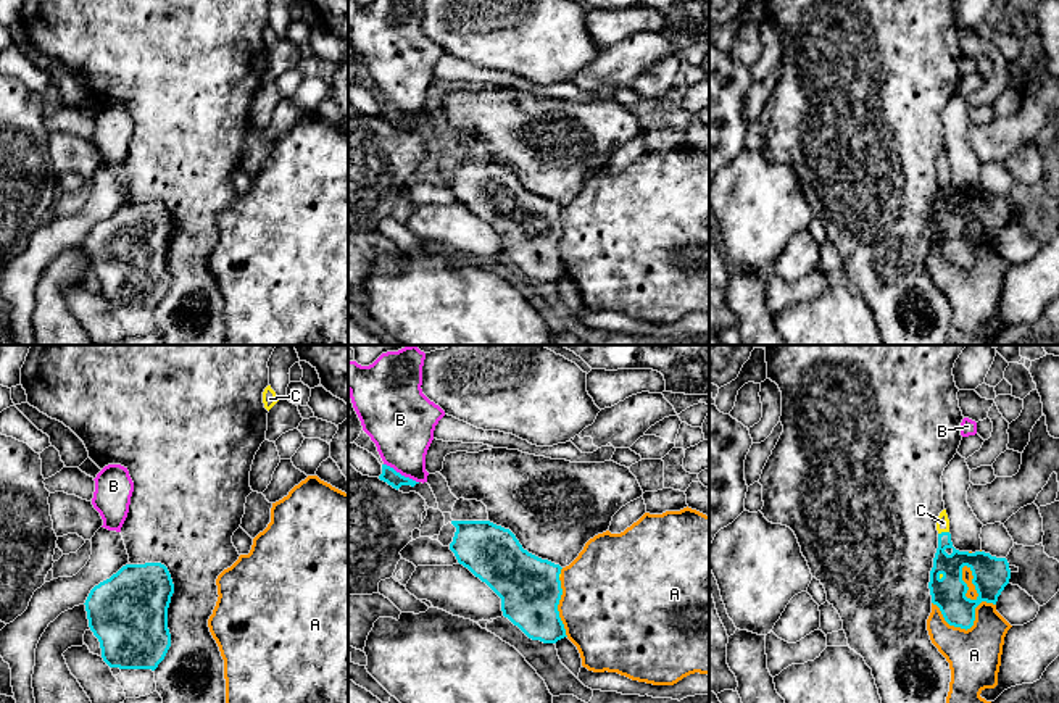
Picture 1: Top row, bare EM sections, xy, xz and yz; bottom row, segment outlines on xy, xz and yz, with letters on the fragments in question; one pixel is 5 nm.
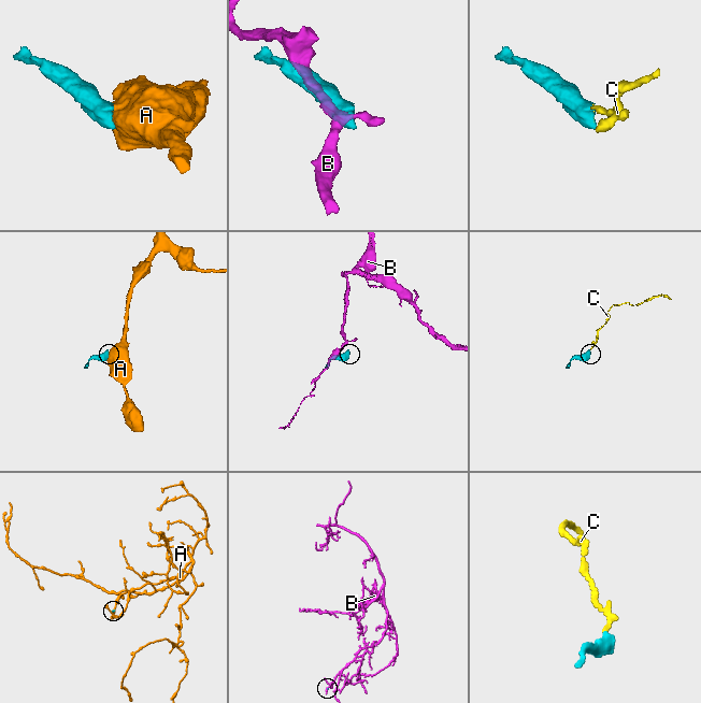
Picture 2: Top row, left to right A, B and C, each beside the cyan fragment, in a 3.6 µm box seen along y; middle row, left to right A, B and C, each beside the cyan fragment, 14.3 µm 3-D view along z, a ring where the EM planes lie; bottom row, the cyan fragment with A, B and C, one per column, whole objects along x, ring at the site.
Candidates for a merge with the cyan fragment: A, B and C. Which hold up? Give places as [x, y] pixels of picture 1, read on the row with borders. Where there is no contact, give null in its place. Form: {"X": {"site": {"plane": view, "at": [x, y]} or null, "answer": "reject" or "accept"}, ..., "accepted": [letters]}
{"A": {"site": {"plane": "yz", "at": [967, 628]}, "answer": "reject"}, "B": {"site": {"plane": "xz", "at": [400, 474]}, "answer": "reject"}, "C": {"site": {"plane": "yz", "at": [943, 532]}, "answer": "accept"}, "accepted": ["C"]}

